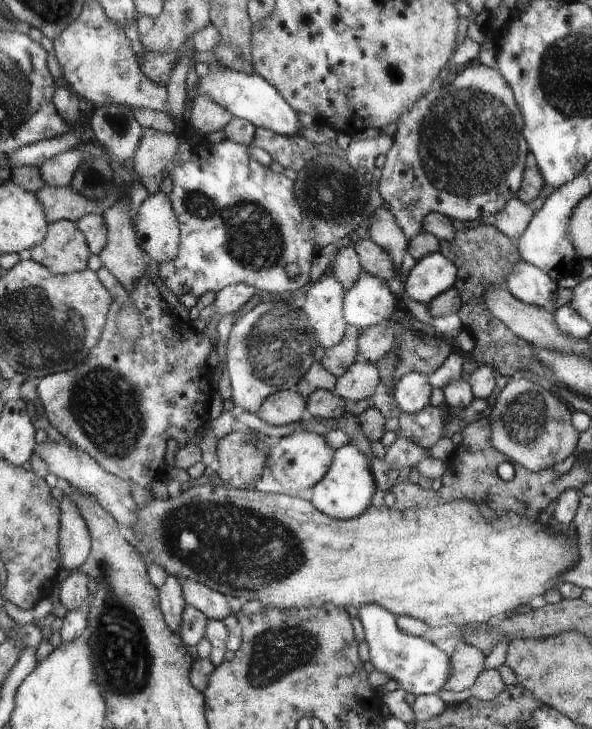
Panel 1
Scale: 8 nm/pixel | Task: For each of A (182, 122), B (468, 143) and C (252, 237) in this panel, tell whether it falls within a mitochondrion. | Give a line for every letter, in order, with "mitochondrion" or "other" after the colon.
A: other
B: mitochondrion
C: mitochondrion

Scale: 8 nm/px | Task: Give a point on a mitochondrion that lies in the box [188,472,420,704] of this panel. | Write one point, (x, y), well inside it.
(277, 652)

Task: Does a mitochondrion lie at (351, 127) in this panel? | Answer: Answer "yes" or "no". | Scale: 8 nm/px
no

